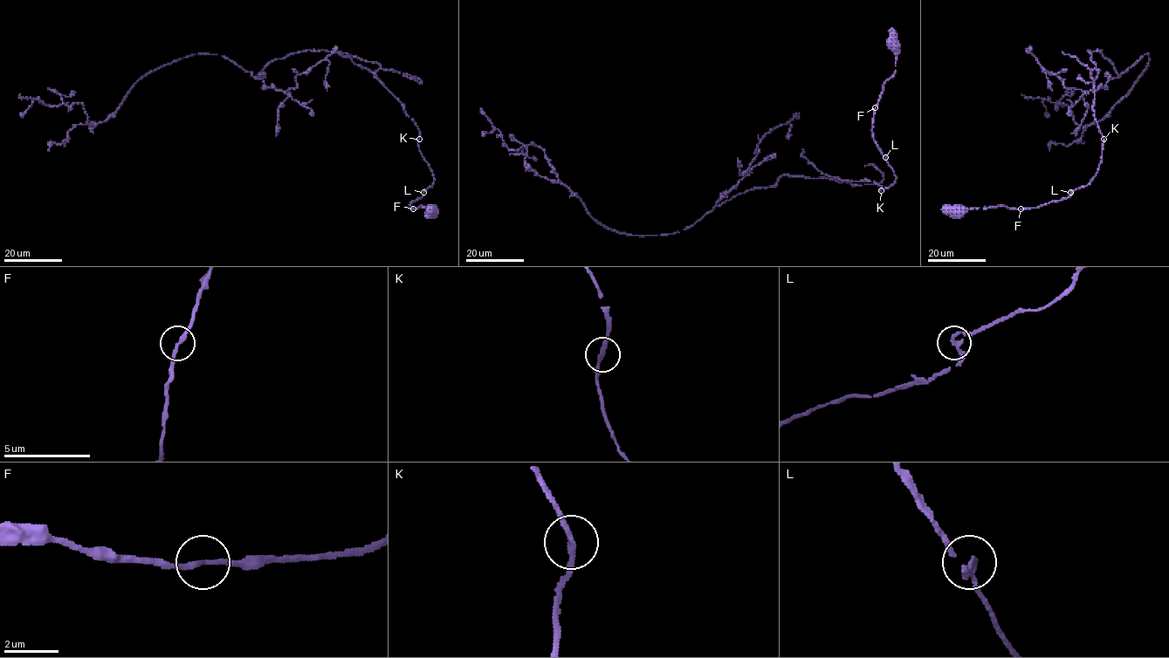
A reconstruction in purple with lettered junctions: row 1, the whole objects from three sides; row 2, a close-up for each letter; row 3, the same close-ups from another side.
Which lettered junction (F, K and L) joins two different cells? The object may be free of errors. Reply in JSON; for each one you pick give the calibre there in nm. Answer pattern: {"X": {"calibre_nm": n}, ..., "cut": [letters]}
{"cut": []}

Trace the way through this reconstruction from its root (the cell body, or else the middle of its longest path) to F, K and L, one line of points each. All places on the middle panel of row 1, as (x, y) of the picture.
F: (894, 44), (895, 72), (885, 82), (876, 107)
K: (894, 44), (895, 72), (884, 84), (875, 109), (871, 130), (874, 140), (896, 177), (892, 185), (880, 190)
L: (894, 44), (895, 72), (884, 84), (875, 109), (871, 130), (874, 140), (885, 157)

